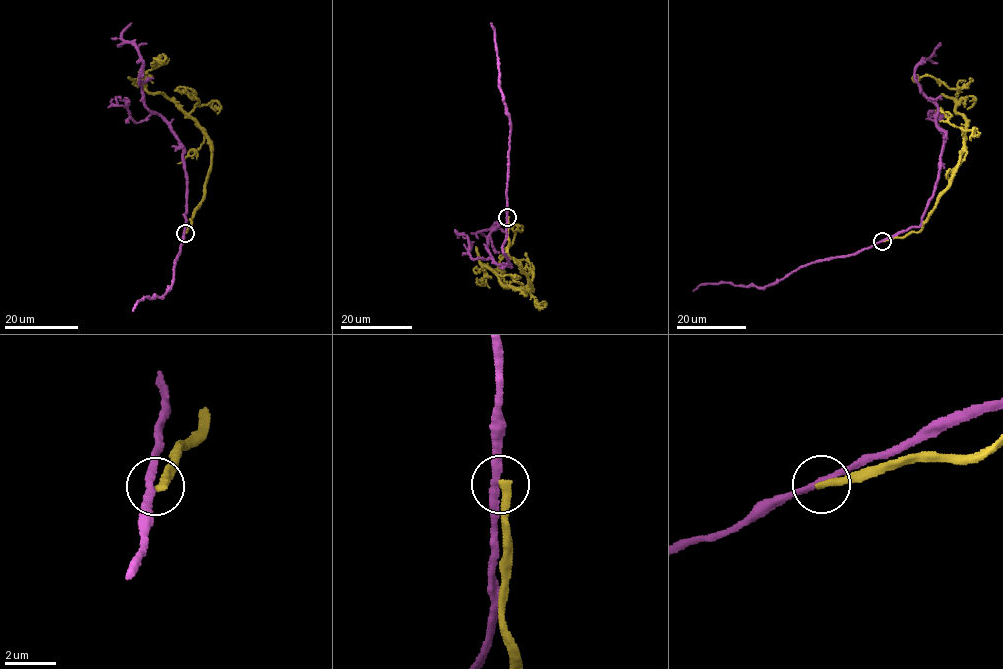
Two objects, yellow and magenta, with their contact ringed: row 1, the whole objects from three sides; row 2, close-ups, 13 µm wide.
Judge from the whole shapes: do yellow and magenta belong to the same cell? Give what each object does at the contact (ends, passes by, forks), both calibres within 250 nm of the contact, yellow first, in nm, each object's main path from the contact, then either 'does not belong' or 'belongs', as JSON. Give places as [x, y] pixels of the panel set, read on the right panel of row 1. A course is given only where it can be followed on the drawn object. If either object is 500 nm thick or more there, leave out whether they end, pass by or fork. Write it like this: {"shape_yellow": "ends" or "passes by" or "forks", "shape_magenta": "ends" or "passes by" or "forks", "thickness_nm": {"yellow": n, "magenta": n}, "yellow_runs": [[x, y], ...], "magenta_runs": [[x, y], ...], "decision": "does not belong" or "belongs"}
{"shape_yellow": "ends", "shape_magenta": "passes by", "thickness_nm": {"yellow": 320, "magenta": 240}, "yellow_runs": [[882, 241], [921, 229], [937, 197], [949, 185], [967, 124], [955, 110], [959, 90], [930, 76], [912, 76]], "magenta_runs": [[882, 241], [920, 225], [937, 180], [946, 135], [937, 124], [937, 106], [914, 75], [916, 66], [940, 43]], "decision": "does not belong"}

